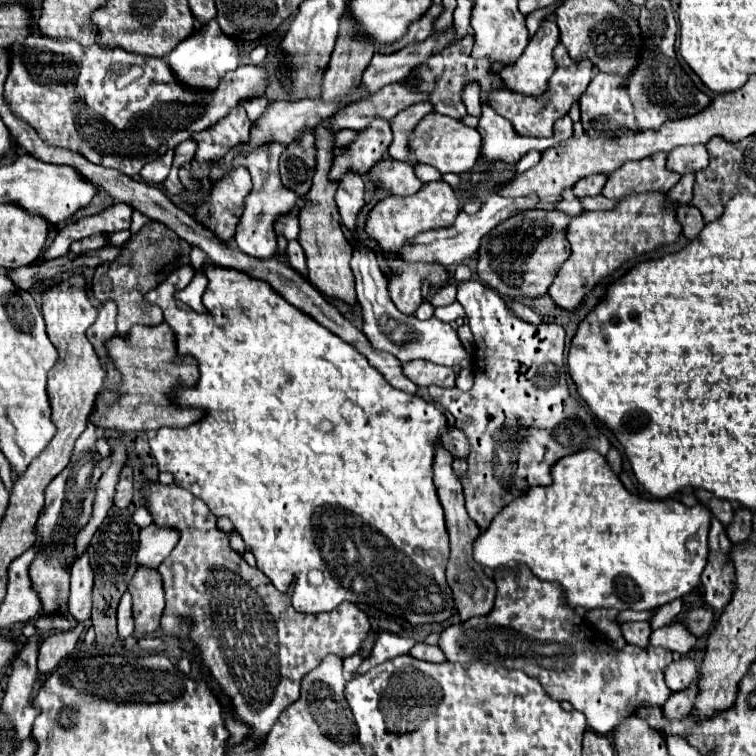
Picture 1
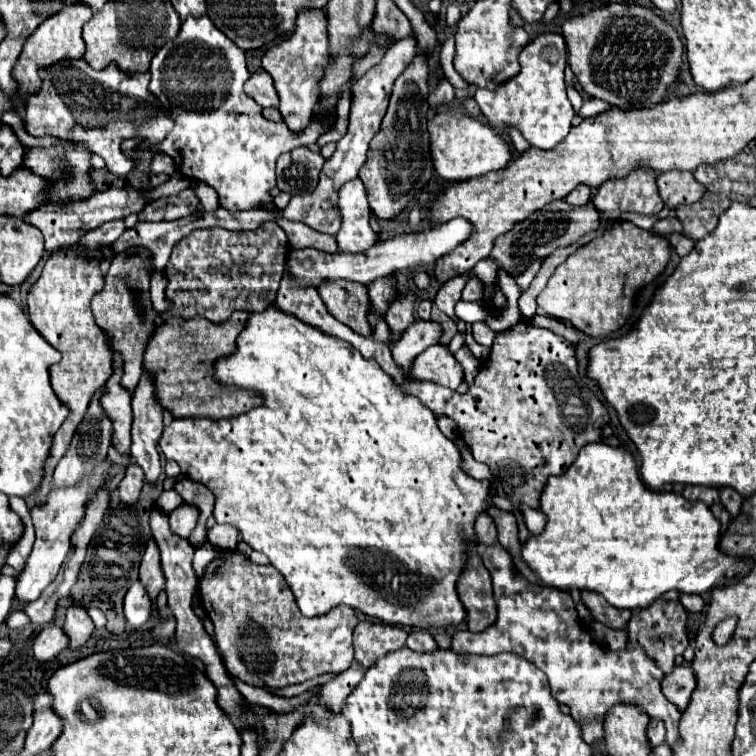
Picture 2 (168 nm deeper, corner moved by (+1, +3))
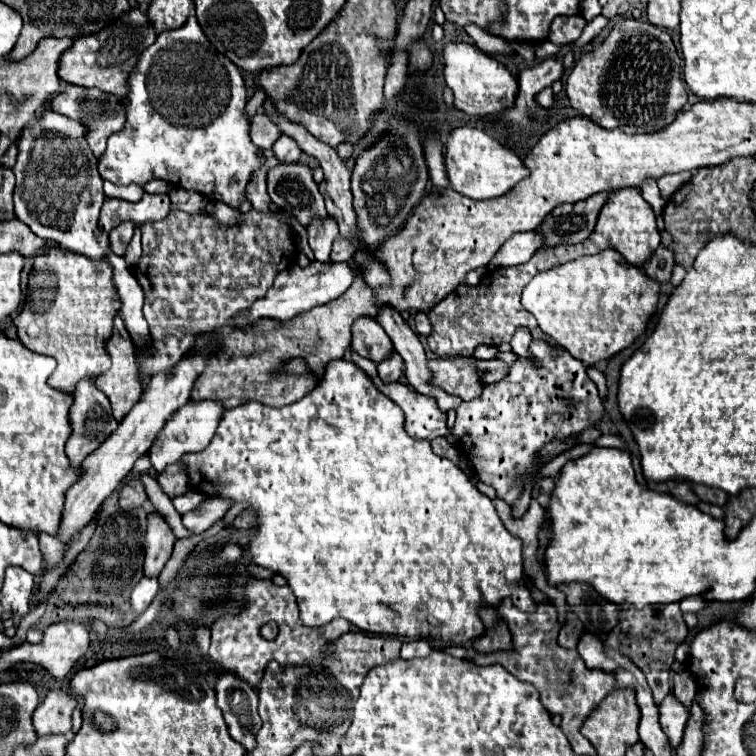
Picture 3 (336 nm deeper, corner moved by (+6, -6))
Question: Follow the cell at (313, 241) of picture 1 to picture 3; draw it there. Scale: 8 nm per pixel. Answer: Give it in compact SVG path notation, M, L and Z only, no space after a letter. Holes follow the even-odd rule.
M359 318L353 324L351 348L357 354L379 364L385 358L389 358L389 350L393 350L393 344L391 344L391 338L385 334L385 330L377 324L377 320Z

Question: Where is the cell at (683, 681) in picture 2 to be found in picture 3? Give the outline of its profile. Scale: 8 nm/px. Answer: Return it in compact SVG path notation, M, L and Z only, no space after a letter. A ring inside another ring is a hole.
M669 694L659 706L659 720L661 720L661 728L669 738L669 746L673 746L675 752L683 742L683 730L689 720L689 712L673 694Z

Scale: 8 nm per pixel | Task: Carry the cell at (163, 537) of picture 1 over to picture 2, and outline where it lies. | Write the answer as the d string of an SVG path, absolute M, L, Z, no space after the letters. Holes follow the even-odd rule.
M180 505L178 509L174 509L174 513L170 513L168 517L170 521L170 531L178 537L188 539L188 535L192 533L192 529L196 527L198 521L198 509L194 505Z

